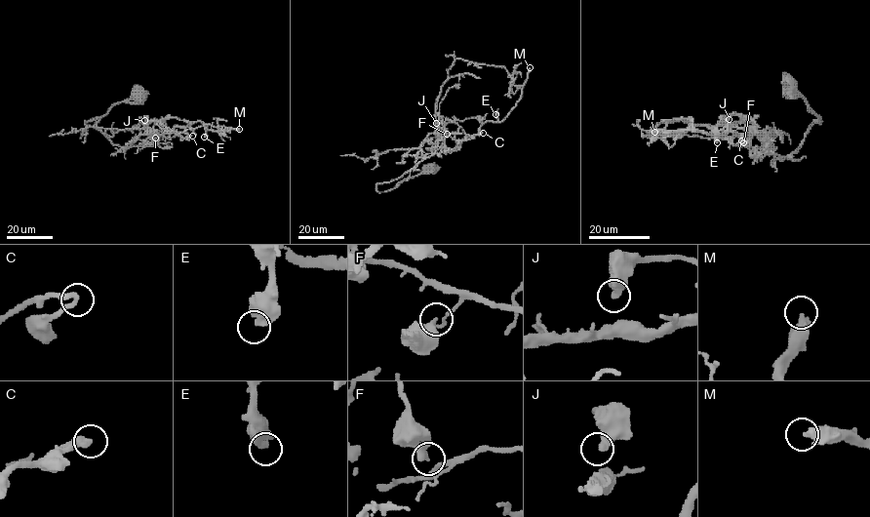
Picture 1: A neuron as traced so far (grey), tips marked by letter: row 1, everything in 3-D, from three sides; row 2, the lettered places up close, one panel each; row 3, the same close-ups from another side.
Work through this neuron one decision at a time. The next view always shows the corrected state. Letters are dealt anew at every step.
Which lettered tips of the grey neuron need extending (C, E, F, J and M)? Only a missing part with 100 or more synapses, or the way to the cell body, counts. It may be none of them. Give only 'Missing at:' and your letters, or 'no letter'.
Missing at: M

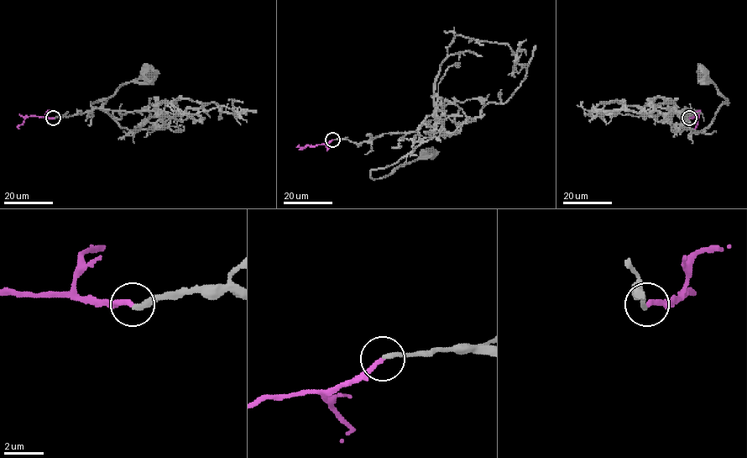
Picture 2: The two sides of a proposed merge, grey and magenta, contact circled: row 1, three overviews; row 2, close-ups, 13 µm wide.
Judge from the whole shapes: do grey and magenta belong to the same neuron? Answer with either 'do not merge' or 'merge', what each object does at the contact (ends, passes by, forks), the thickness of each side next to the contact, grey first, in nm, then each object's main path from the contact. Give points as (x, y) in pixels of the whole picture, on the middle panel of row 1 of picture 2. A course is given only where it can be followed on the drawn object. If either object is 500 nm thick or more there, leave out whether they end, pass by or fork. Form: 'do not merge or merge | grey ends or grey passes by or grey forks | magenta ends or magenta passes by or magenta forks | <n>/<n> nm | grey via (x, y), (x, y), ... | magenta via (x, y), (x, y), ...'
merge | grey ends | magenta ends | 260/240 nm | grey via (332, 139), (369, 142), (438, 120), (440, 130), (395, 163), (373, 169), (370, 177), (389, 176), (425, 153) | magenta via (332, 139), (303, 148), (299, 144)

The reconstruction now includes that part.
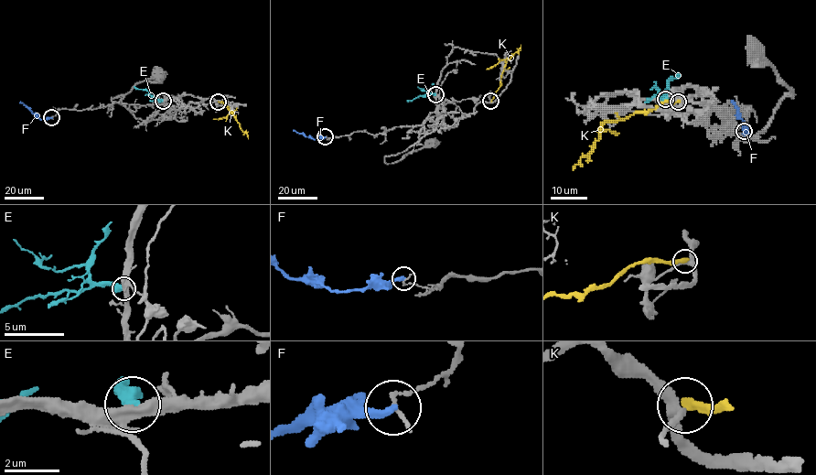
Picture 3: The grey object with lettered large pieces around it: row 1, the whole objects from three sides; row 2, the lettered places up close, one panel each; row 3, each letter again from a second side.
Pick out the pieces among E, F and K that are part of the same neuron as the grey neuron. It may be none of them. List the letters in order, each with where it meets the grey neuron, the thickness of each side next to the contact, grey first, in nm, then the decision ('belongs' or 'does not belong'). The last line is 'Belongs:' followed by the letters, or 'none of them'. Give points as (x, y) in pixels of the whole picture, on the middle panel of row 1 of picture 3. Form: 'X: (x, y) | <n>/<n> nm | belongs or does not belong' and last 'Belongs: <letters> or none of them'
E: (435, 94) | 360/440 nm | does not belong
F: (325, 136) | 170/300 nm | does not belong
K: (490, 101) | 260/320 nm | does not belong
Belongs: none of them

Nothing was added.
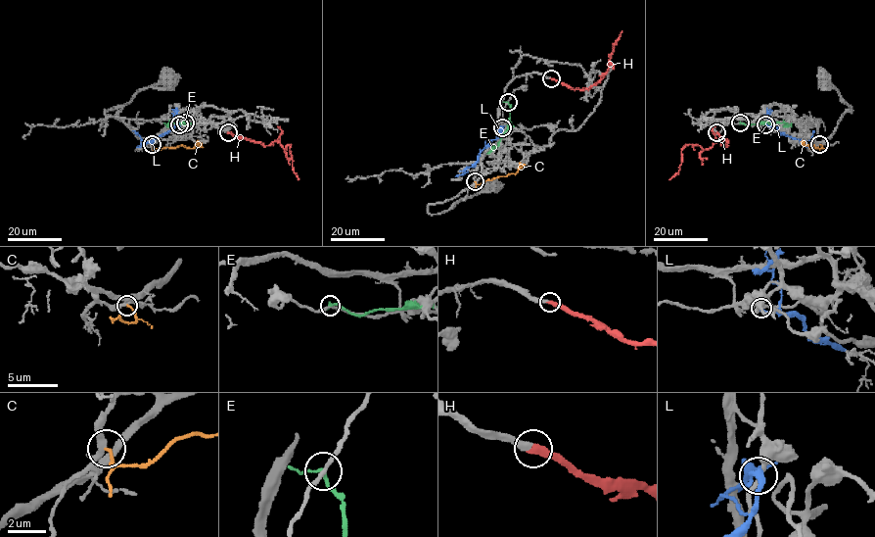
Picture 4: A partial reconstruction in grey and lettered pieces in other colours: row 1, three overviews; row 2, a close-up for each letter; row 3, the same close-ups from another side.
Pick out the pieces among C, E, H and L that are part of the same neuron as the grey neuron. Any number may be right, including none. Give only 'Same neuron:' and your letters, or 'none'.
Same neuron: H

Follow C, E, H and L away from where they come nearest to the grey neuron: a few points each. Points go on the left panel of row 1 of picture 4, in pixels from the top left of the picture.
C: (152, 144), (159, 149), (203, 147)
E: (185, 122), (188, 124), (163, 122)
H: (228, 132), (266, 145), (278, 142), (285, 149), (290, 144), (294, 171), (299, 179)
L: (179, 124), (142, 146), (141, 138), (132, 131)

